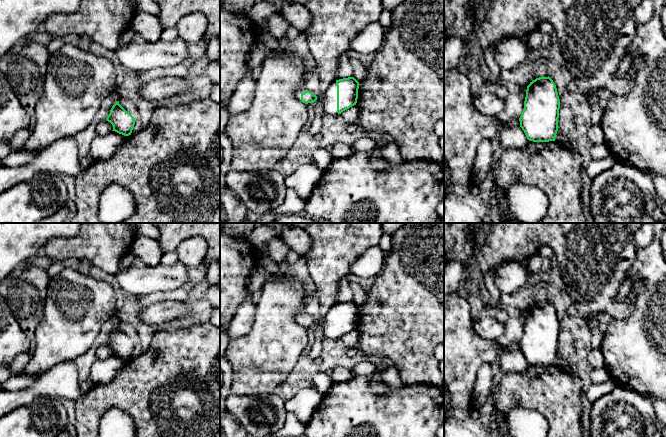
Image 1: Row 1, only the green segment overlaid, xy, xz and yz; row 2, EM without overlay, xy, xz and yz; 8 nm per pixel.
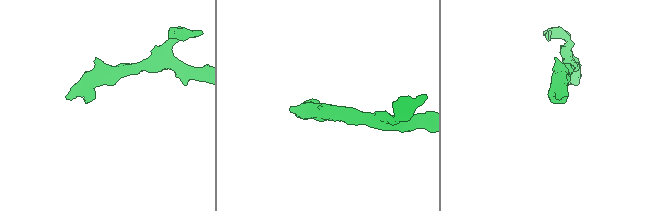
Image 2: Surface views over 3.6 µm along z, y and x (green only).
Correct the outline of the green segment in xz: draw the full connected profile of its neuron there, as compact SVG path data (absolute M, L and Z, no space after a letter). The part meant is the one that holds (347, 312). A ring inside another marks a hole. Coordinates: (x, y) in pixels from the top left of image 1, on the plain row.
M354 301L333 305L323 320L324 338L337 339L356 329L359 306Z

